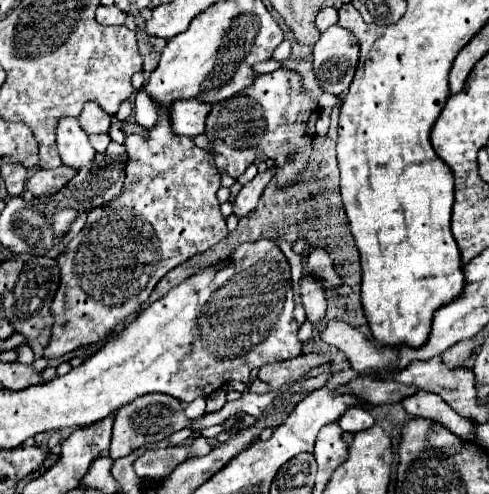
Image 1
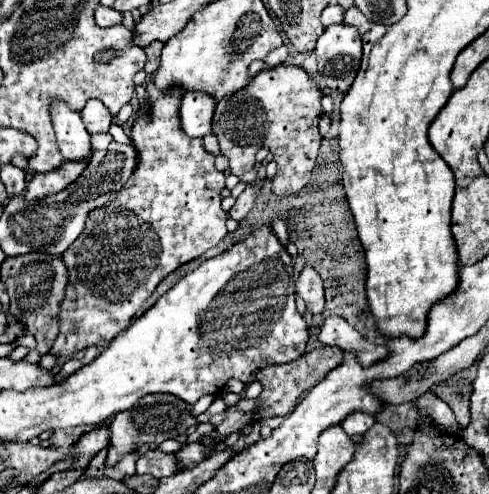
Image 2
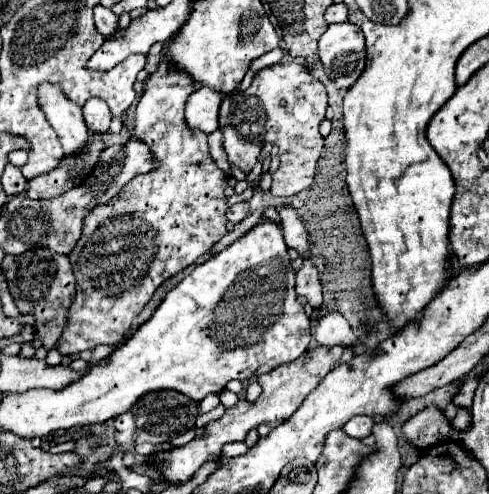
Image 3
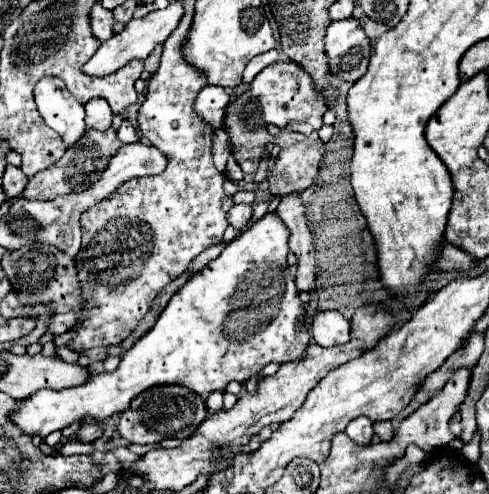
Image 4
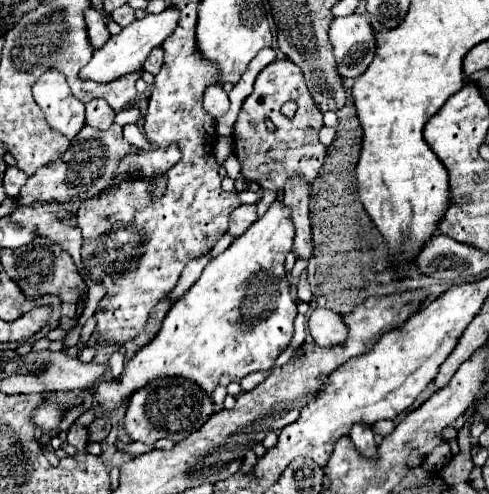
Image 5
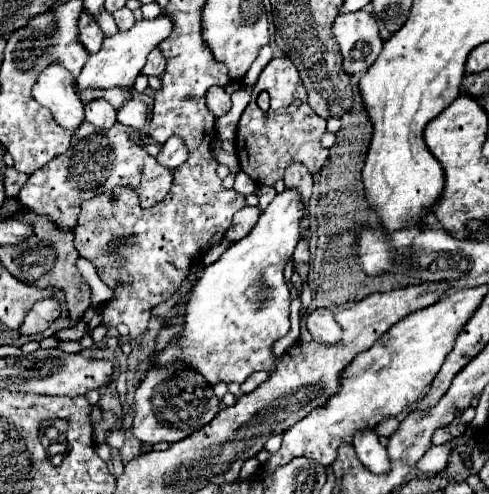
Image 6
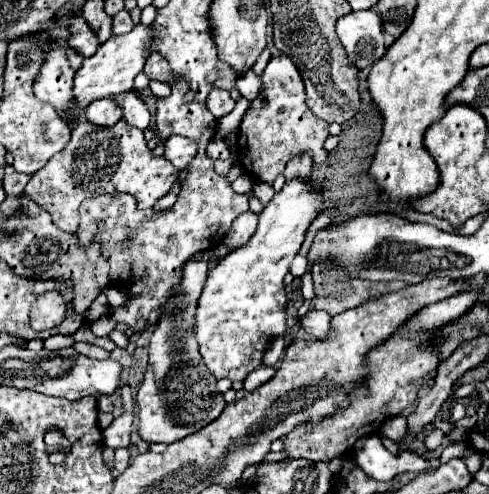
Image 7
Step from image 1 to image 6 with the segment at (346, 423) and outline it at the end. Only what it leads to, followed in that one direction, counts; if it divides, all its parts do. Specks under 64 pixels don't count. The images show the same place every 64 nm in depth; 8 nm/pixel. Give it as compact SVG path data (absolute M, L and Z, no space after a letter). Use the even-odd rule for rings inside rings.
M364 430L364 432L356 432L354 434L354 448L356 448L356 456L358 460L372 472L376 472L378 476L388 472L390 468L390 460L388 460L388 452L386 448L378 442L378 436L372 430Z

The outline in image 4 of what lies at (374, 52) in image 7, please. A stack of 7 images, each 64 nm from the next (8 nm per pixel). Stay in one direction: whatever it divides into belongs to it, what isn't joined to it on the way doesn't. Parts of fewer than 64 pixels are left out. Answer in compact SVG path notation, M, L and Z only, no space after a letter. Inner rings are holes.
M356 18L334 20L328 26L324 44L330 72L334 76L346 82L356 82L366 72L372 46Z

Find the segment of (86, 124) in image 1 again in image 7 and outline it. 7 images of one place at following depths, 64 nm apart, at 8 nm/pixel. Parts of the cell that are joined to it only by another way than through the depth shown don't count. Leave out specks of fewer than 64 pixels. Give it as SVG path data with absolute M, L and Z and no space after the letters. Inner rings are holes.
M94 100L88 108L86 108L86 120L96 124L96 126L104 126L110 128L112 124L116 124L122 118L122 108L118 102L114 100Z

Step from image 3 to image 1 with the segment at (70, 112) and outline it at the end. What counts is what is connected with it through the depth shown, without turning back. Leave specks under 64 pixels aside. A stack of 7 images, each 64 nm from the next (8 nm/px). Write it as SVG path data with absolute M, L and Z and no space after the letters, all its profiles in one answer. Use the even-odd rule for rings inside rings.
M60 118L56 128L56 144L64 166L84 168L92 162L96 150L88 142L88 134L80 128L78 118Z

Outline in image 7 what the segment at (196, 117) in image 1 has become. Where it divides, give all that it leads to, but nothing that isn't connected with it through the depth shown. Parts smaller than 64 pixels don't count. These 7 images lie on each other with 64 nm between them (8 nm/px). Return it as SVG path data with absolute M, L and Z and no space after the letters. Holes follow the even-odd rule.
M214 88L208 96L208 110L216 116L216 118L222 118L226 114L230 114L234 110L234 100L230 96L228 90L220 90L220 88Z

